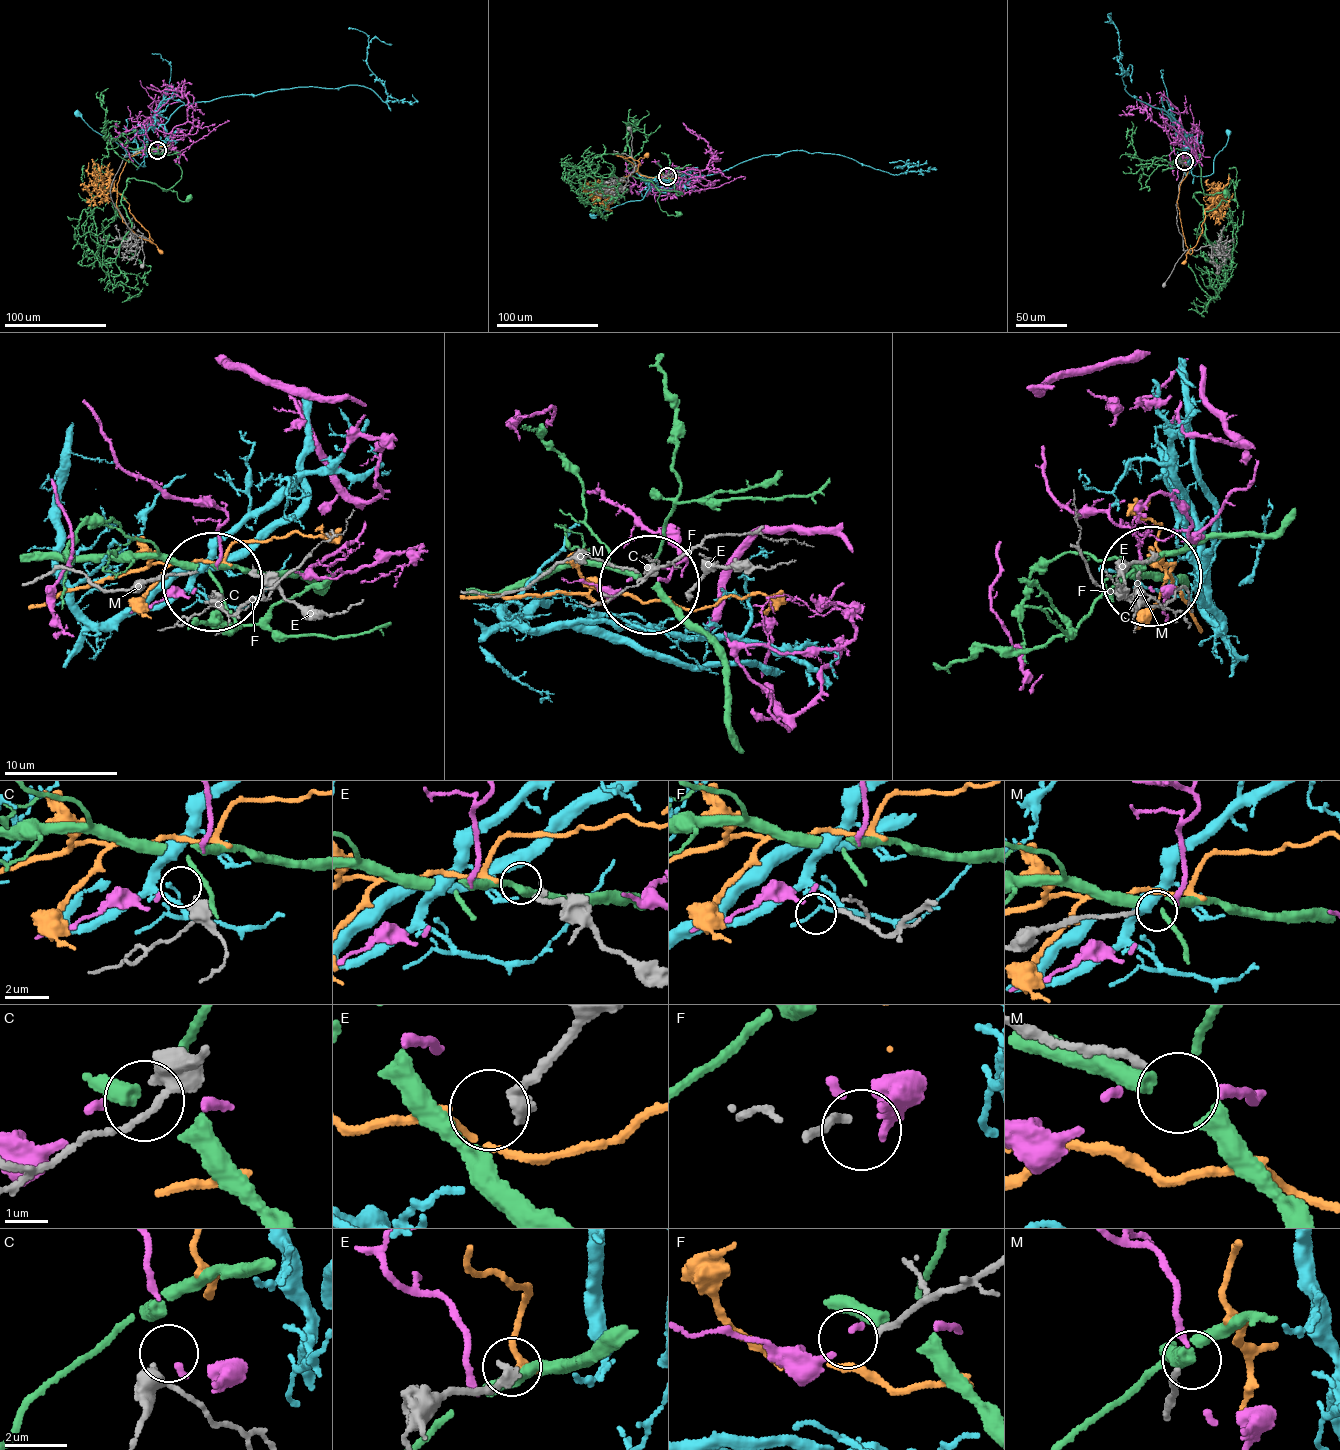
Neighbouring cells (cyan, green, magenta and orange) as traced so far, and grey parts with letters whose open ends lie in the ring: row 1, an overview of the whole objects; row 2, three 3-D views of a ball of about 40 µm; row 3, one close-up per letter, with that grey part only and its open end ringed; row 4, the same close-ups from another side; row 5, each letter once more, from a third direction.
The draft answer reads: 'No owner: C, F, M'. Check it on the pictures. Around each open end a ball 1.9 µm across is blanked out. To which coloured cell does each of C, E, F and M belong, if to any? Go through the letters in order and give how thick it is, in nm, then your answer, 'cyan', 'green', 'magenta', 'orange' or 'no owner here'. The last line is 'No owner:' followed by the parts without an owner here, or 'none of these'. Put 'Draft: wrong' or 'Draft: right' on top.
Draft: wrong
C: 360 nm thick; no owner here
E: 320 nm thick; orange
F: 200 nm thick; magenta
M: 160 nm thick; no owner here
No owner: C, M

